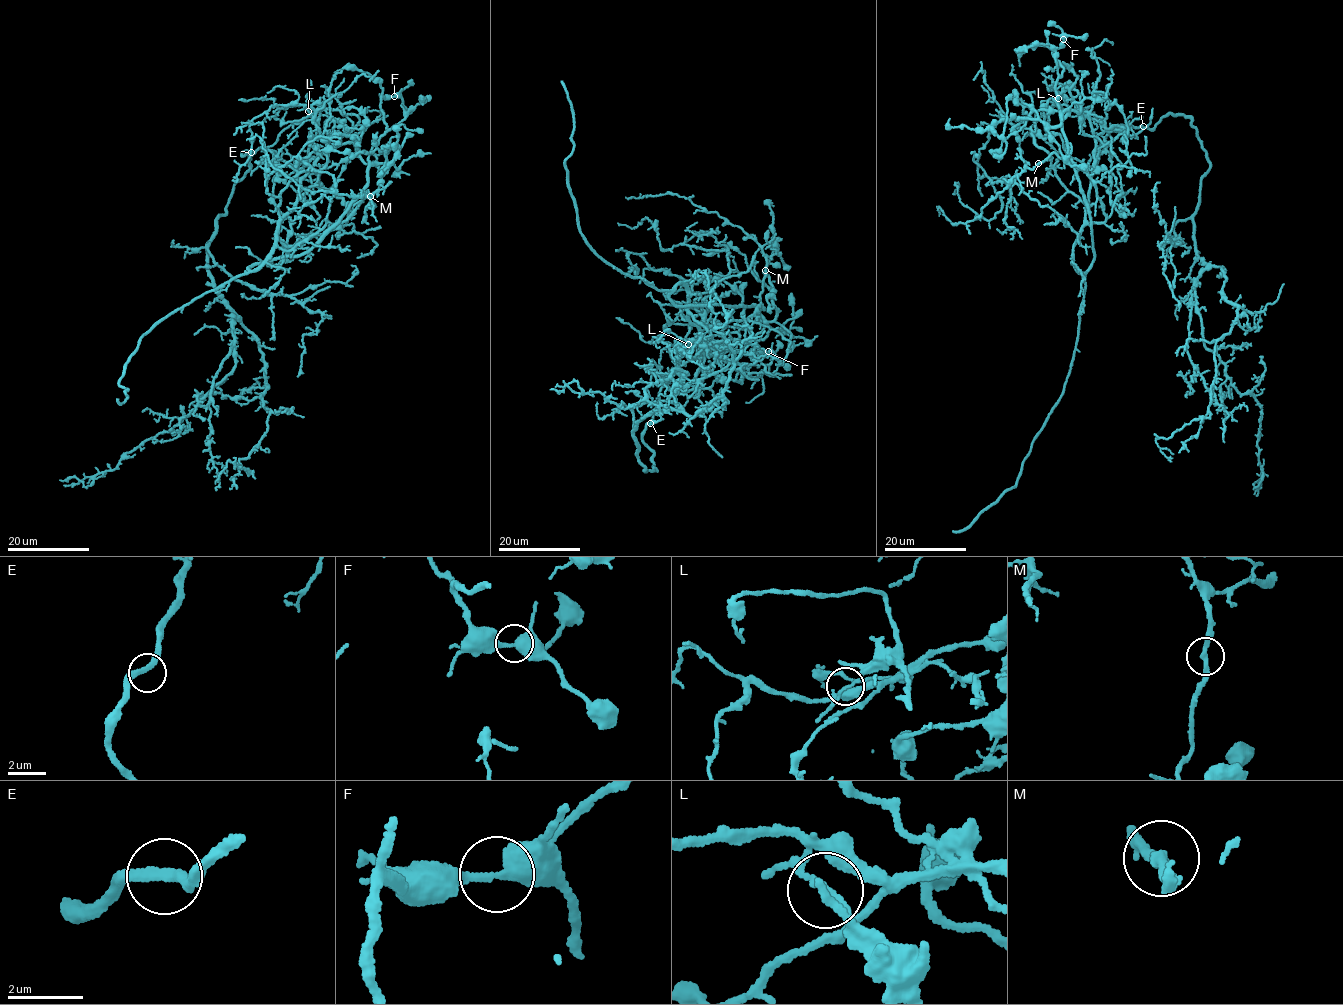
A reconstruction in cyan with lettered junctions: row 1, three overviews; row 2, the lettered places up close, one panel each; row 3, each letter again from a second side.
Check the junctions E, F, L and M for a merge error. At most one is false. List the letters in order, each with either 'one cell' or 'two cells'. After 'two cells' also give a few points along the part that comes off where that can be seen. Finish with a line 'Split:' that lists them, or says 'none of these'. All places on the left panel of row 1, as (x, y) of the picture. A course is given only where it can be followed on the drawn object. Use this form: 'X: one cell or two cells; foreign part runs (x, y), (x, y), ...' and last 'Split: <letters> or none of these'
E: one cell
F: one cell
L: two cells; foreign part runs (309, 111), (305, 165), (242, 152), (208, 243), (269, 411), (249, 474), (228, 461), (215, 484)
M: one cell
Split: L

